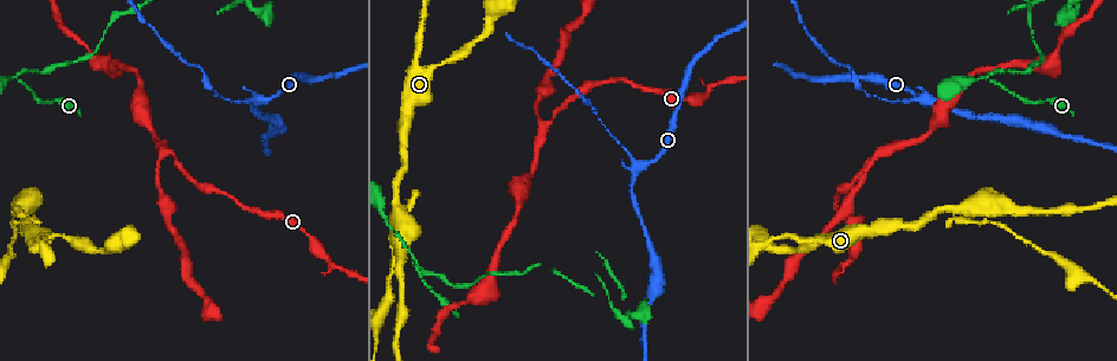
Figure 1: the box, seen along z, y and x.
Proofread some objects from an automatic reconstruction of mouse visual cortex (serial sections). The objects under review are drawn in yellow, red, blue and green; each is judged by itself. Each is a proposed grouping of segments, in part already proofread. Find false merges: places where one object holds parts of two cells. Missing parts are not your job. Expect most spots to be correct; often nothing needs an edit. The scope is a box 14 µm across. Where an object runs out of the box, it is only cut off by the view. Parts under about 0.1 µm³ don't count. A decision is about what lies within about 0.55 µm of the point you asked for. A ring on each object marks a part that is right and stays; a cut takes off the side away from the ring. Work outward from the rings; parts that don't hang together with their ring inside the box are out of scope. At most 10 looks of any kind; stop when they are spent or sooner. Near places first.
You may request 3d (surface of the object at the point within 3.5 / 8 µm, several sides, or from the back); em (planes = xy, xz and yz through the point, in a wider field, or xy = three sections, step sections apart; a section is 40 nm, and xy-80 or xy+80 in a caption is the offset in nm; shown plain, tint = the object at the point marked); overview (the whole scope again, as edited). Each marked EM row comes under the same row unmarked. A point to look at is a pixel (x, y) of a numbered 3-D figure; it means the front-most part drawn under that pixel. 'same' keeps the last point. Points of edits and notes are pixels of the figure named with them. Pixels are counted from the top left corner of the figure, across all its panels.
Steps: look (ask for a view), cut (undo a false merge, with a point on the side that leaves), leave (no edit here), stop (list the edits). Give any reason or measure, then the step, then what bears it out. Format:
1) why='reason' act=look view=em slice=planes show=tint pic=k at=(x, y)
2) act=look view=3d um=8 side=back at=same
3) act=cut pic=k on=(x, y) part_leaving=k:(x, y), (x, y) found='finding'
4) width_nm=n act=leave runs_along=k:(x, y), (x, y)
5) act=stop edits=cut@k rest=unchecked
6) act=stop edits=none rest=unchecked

why='two arms in line, one across' act=look view=3d um=3.5 pic=1 at=(543, 123)

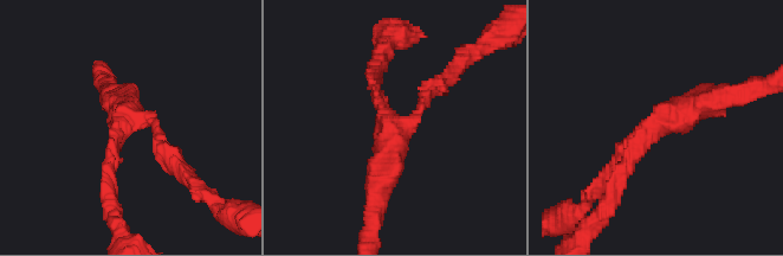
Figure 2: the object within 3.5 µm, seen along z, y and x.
arms=3 arm_widths_nm=200,250,350 why='shape alone is not enough' act=look view=em slice=xy step=2 show=tint pic=2 at=(401, 132)

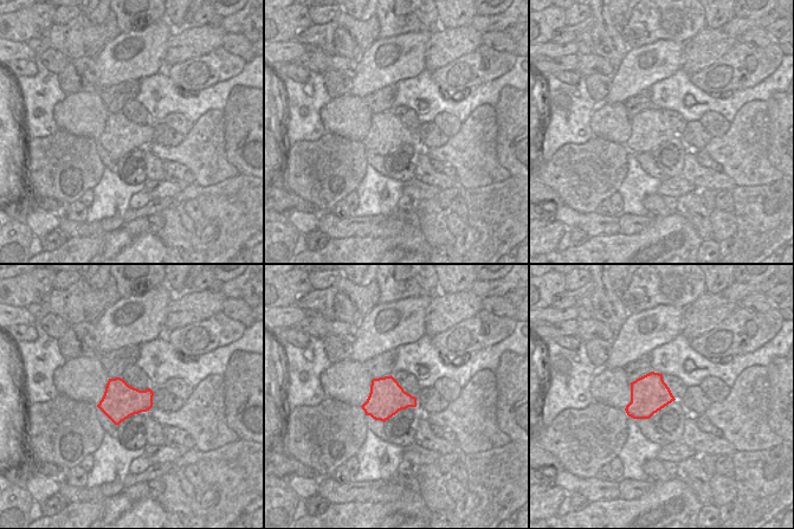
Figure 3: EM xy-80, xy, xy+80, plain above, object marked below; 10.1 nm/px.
act=leave runs_along=2:(622, 161), (652, 117), (733, 95) found='continuous, no second cell'

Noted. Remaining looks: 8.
why='side arm on a straight run' act=look view=3d um=3.5 side=back pic=1 at=(986, 78)

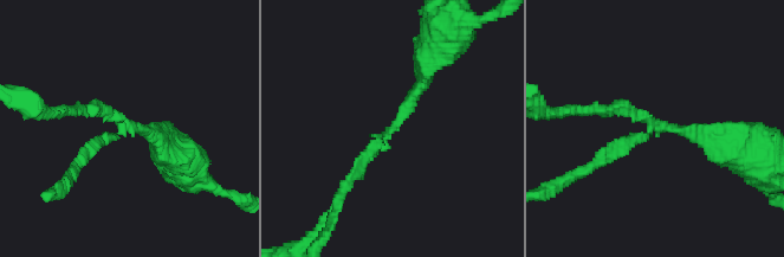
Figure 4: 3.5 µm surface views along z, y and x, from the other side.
arms=3 arm_widths_nm=150,150,150 act=look view=em slice=xy step=1 show=tint pic=4 at=(652, 127)

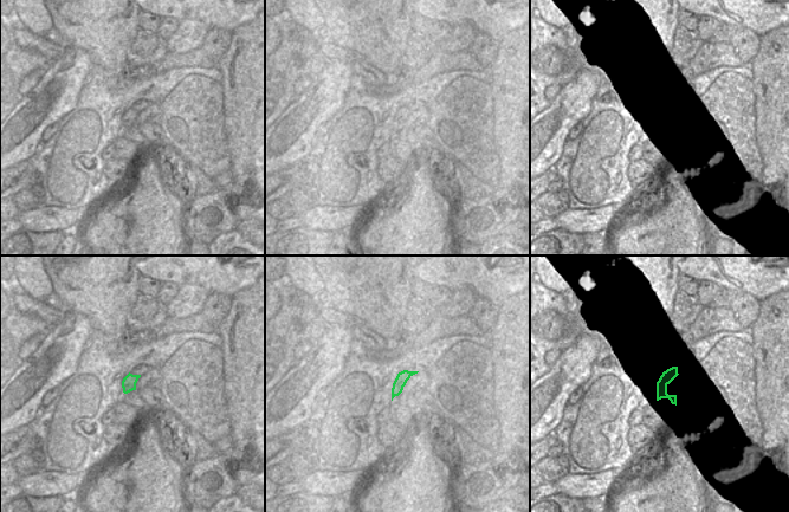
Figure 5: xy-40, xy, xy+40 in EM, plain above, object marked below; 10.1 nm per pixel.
act=cut pic=4 on=(439, 62) part_leaving=4:(383, 137), (422, 87), (434, 44) found='a second cell is stuck on'

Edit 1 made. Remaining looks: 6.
why='arms part here' act=look view=3d um=8 pic=1 at=(110, 64)

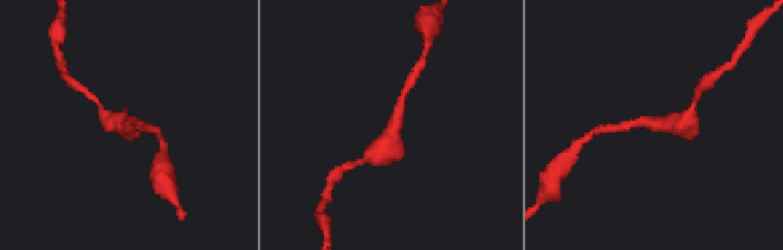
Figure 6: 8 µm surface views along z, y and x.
why='now the EM' act=look view=em slice=xy step=3 show=tint pic=6 at=(664, 123)

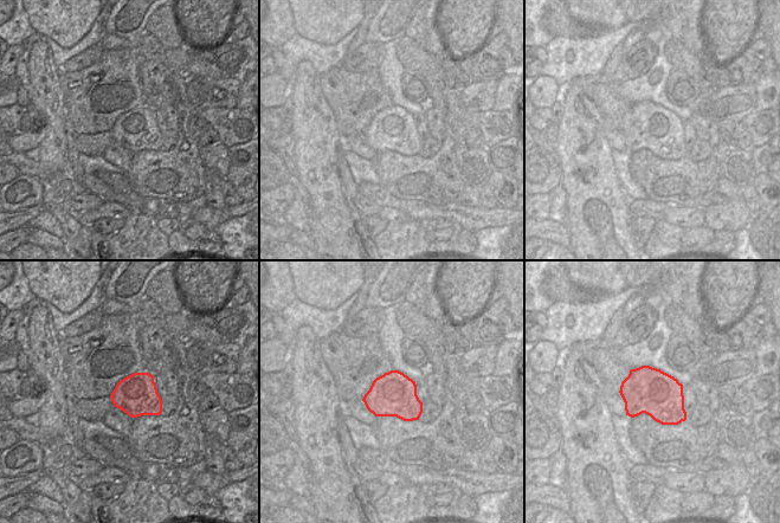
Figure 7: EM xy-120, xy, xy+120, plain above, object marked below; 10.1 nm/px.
act=leave found='all the same cell'

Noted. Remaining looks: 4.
why='arms part here' act=look view=3d um=3.5 pic=1 at=(640, 170)

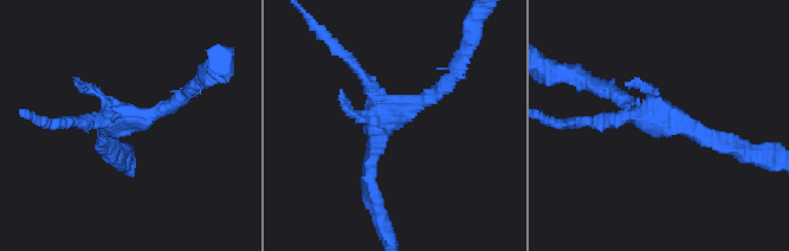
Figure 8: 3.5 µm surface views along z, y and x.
why='need the tissue' act=look view=em slice=xy step=2 show=tint pic=8 at=(390, 115)

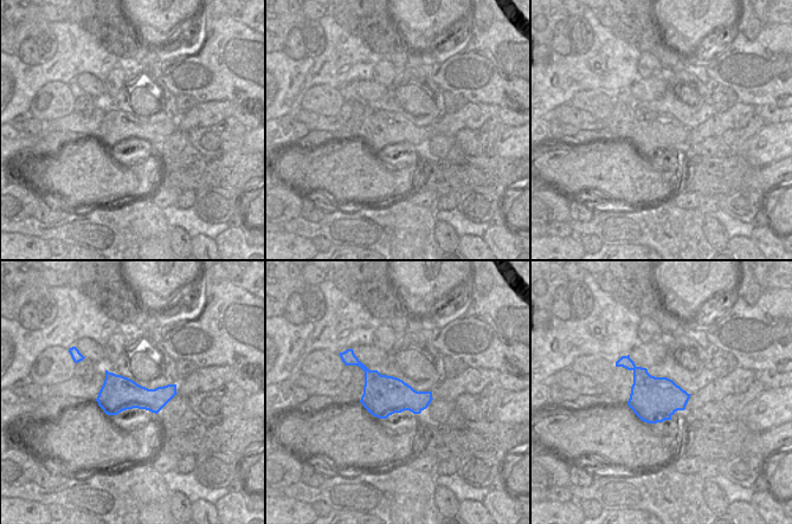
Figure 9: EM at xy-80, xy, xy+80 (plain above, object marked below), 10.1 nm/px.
act=leave runs_along=8:(451, 81), (377, 129), (370, 187) found='all the same cell'

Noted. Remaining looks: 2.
act=stop edits=cut@4 rest=unchecked

